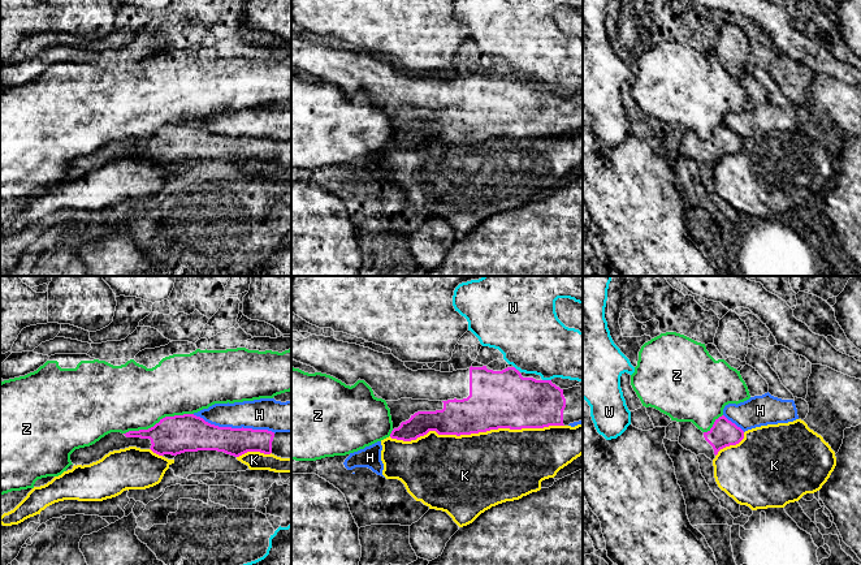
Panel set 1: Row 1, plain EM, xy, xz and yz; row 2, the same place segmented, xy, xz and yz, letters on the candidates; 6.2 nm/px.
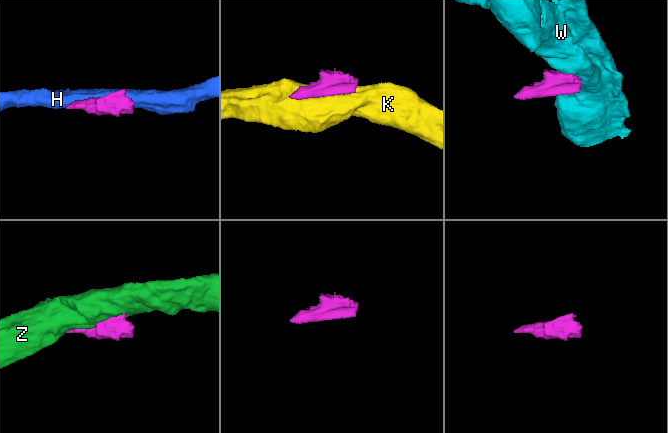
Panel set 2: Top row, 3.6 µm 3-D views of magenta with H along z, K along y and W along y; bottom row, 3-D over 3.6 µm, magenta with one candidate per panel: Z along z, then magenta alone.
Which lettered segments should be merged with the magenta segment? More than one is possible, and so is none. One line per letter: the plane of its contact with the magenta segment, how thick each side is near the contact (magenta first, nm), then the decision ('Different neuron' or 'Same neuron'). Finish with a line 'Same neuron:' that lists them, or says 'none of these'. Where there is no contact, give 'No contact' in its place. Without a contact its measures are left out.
H: Touches magenta in xy. Thickness 200 nm (magenta) against 190 nm. Different neuron
K: Touches magenta in xz. Thickness 360 nm (magenta) against 480 nm. Different neuron
W: Touches magenta in xz. Thickness 320 nm (magenta) against 400 nm. Different neuron
Z: Touches magenta in xy. Thickness 240 nm (magenta) against 420 nm. Different neuron
Same neuron: none of these

